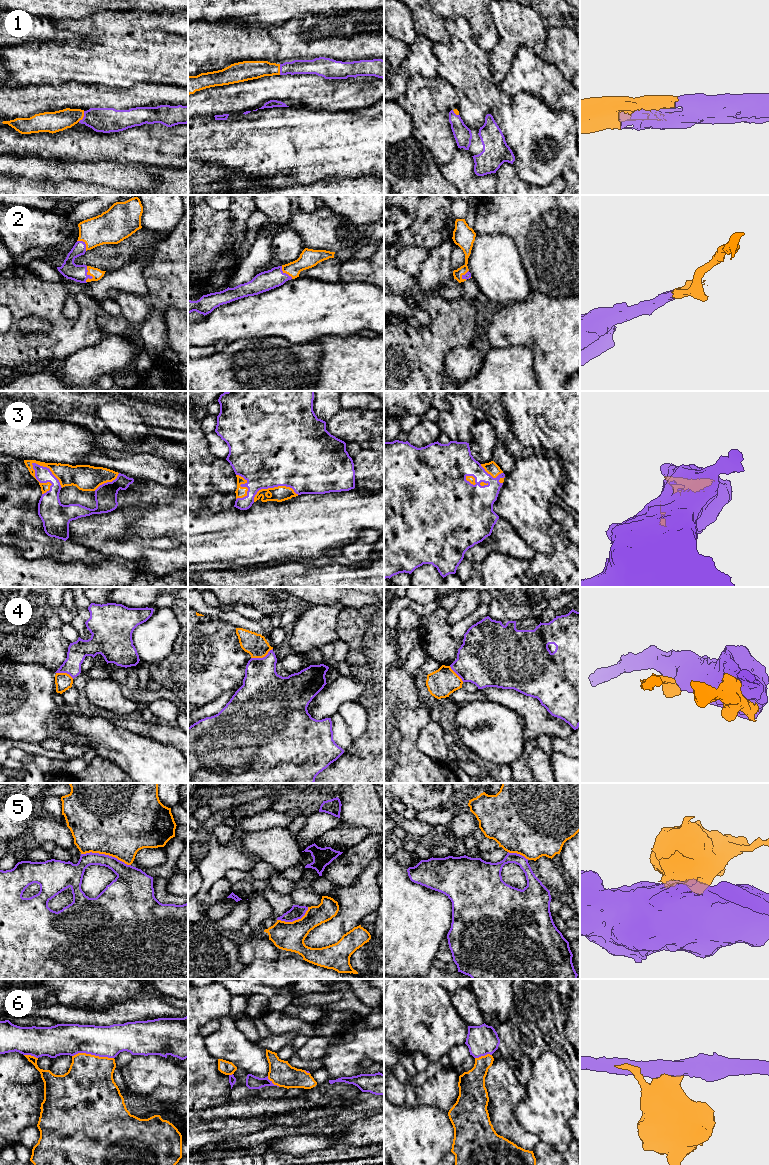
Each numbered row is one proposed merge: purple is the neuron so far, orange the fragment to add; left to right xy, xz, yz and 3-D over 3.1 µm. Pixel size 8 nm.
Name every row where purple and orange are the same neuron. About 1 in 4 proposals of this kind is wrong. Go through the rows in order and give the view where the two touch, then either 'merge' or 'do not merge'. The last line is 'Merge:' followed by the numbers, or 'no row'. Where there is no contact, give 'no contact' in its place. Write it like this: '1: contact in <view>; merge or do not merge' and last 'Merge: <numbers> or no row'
1: contact in xy; merge
2: contact in xy; merge
3: contact in xy; merge
4: contact in xz; do not merge
5: contact in xy; do not merge
6: contact in xy; do not merge
Merge: 1, 2, 3

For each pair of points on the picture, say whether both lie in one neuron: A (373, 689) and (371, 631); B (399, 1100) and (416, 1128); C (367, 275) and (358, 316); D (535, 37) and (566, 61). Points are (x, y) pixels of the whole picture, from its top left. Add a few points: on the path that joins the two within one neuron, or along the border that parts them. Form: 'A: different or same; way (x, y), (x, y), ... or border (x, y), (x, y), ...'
A: same; way (373, 675), (373, 645)
B: different; border (405, 1103), (394, 1106)
C: different; border (341, 281), (367, 282), (372, 284)
D: different; border (548, 29), (546, 43), (540, 56)

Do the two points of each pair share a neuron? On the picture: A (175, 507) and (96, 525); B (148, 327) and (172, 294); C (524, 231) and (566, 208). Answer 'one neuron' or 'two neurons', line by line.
A: two neurons
B: one neuron
C: one neuron

